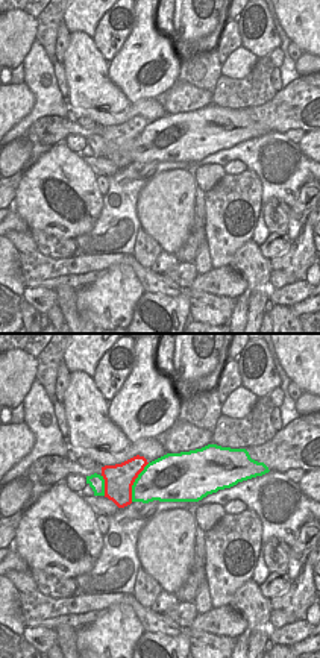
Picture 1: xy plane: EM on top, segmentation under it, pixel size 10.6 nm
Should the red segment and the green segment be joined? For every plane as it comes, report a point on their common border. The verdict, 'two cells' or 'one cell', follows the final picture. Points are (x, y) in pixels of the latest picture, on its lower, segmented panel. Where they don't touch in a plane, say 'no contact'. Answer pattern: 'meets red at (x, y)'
meets red at (134, 481)

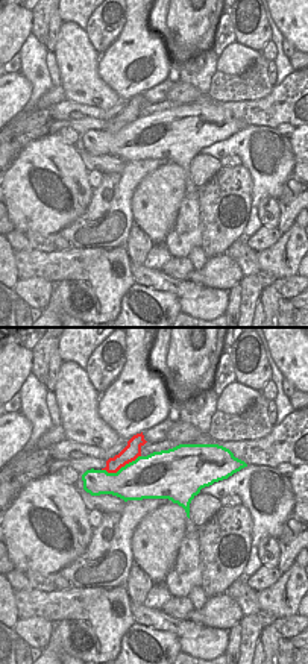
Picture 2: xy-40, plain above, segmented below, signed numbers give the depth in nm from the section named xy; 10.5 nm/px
meets red at (120, 467)

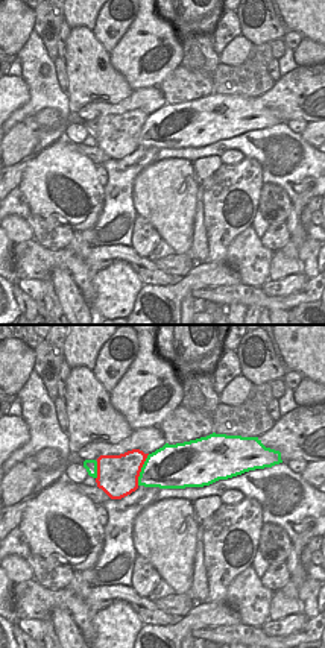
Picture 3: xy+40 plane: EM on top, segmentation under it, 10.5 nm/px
meets red at (140, 469)

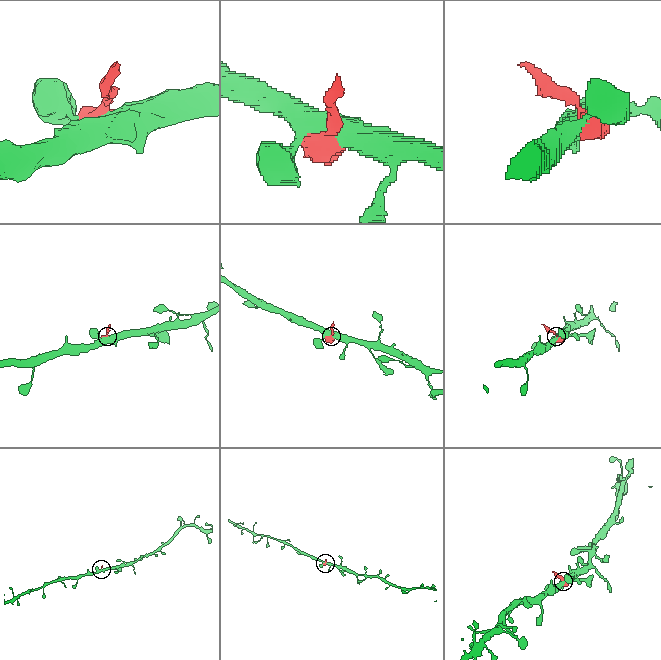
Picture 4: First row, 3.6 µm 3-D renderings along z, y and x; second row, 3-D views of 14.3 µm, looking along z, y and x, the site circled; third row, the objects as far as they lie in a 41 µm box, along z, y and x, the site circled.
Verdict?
two cells

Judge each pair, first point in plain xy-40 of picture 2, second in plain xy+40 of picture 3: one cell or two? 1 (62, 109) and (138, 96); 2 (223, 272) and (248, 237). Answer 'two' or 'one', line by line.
1: one
2: two

